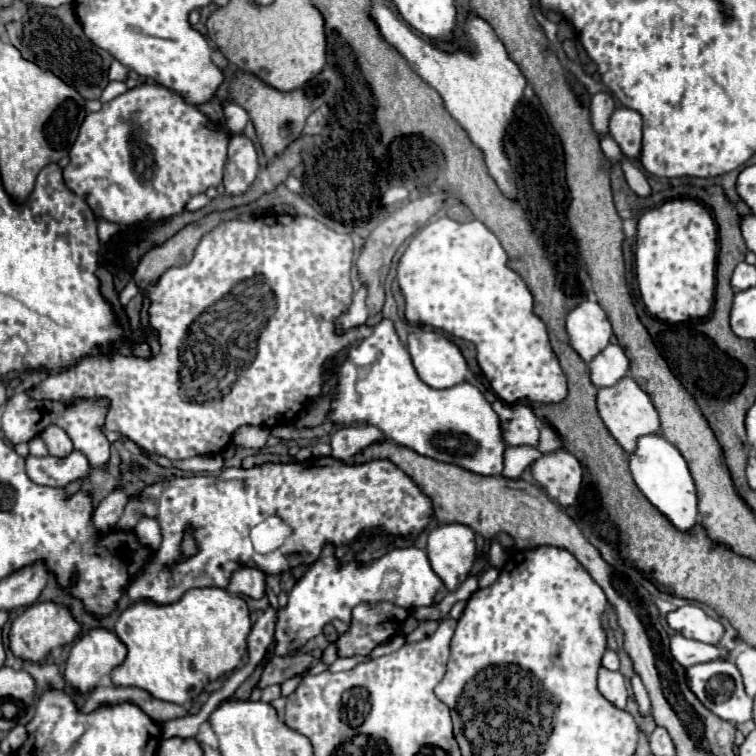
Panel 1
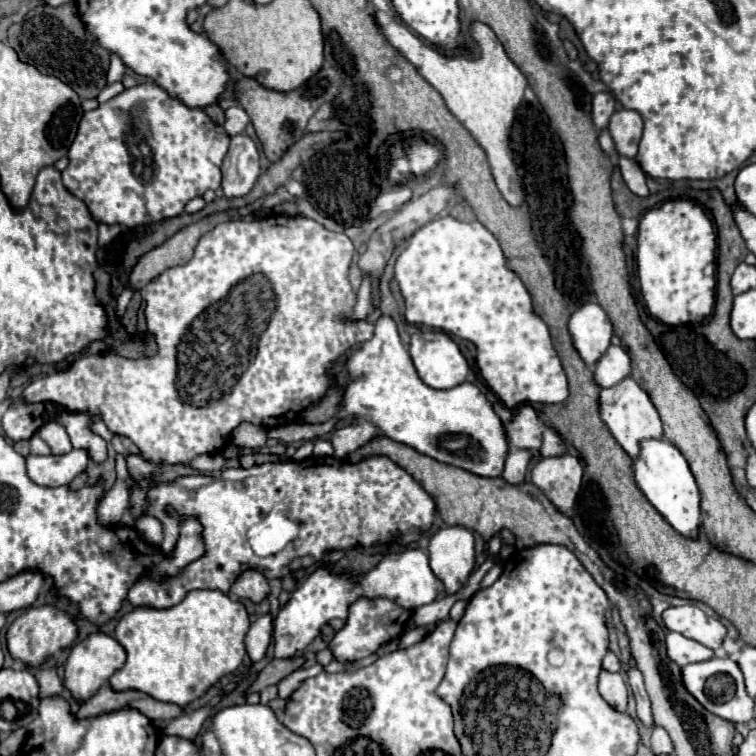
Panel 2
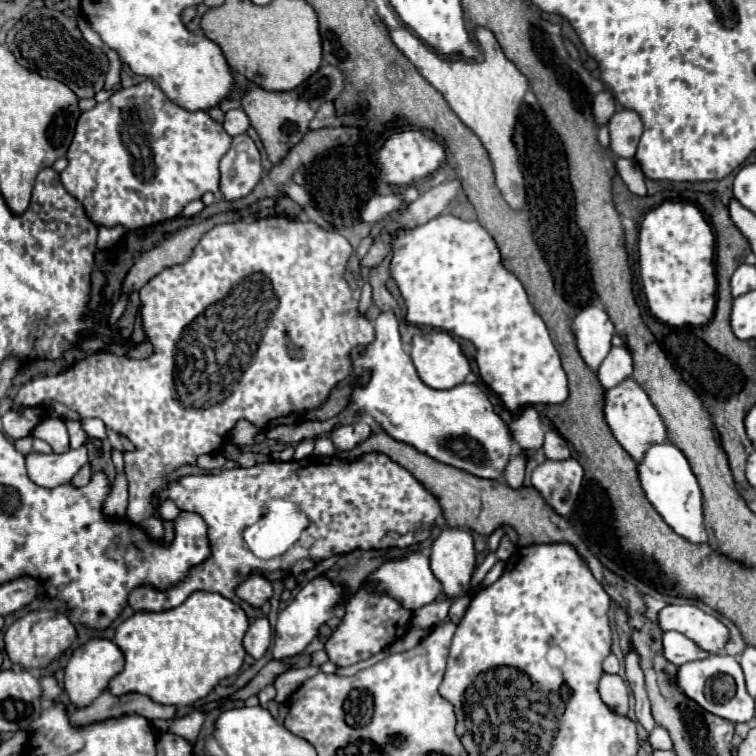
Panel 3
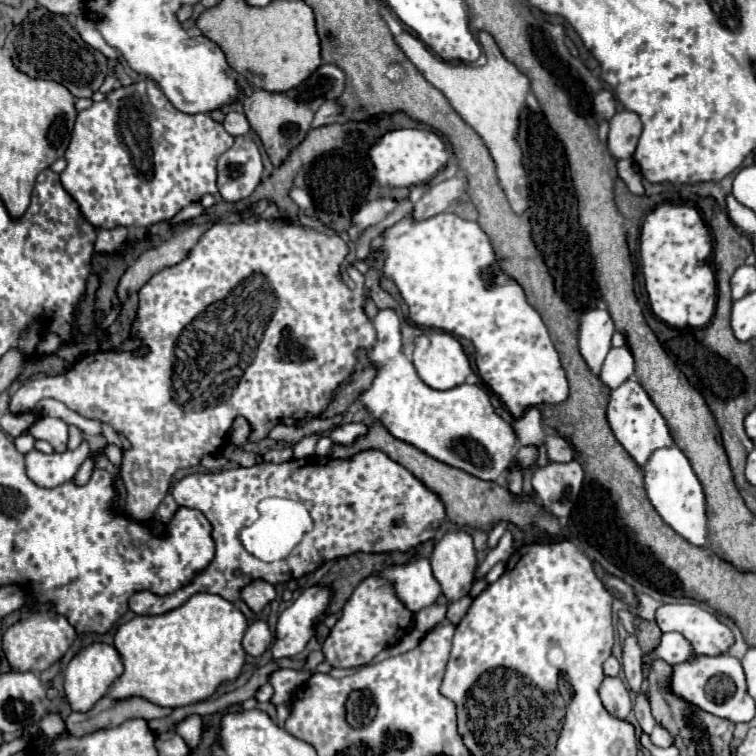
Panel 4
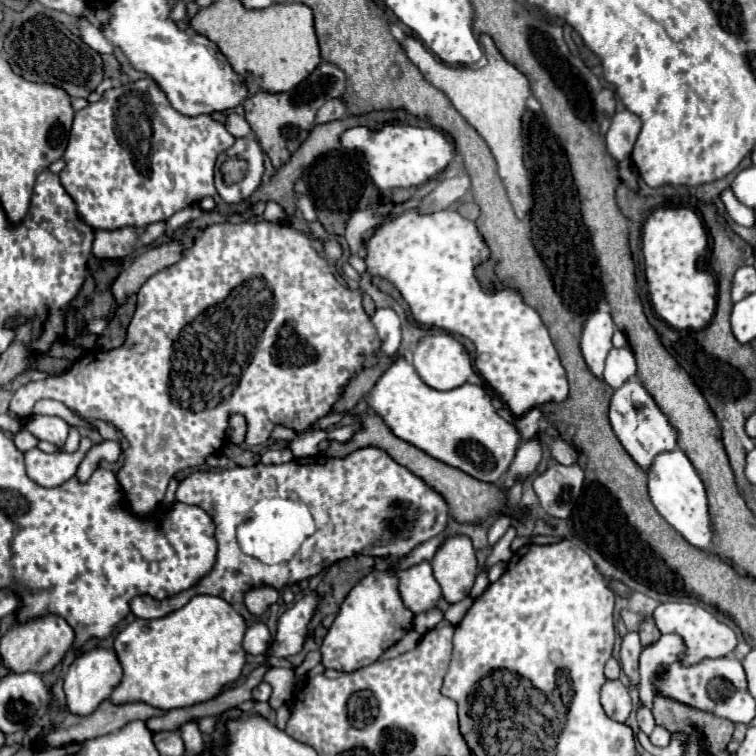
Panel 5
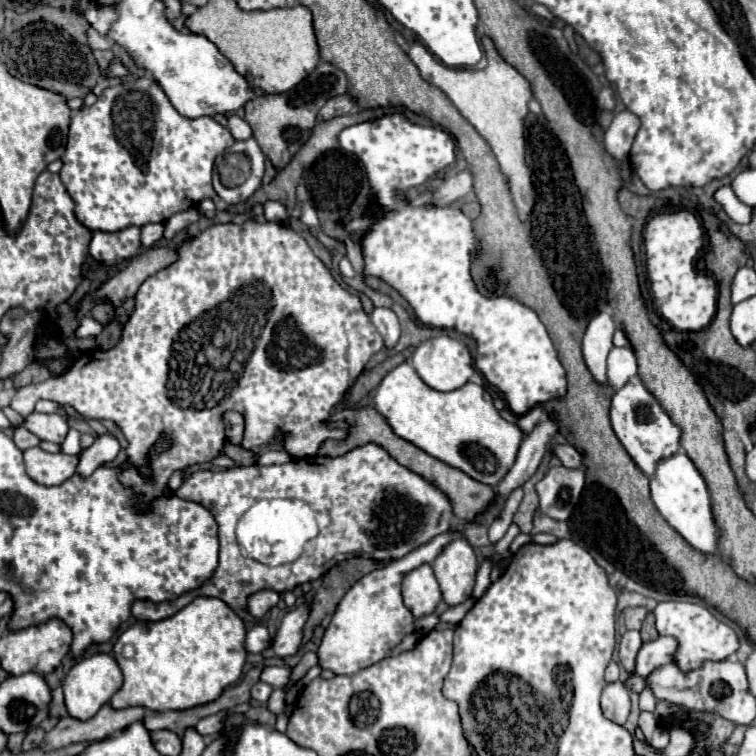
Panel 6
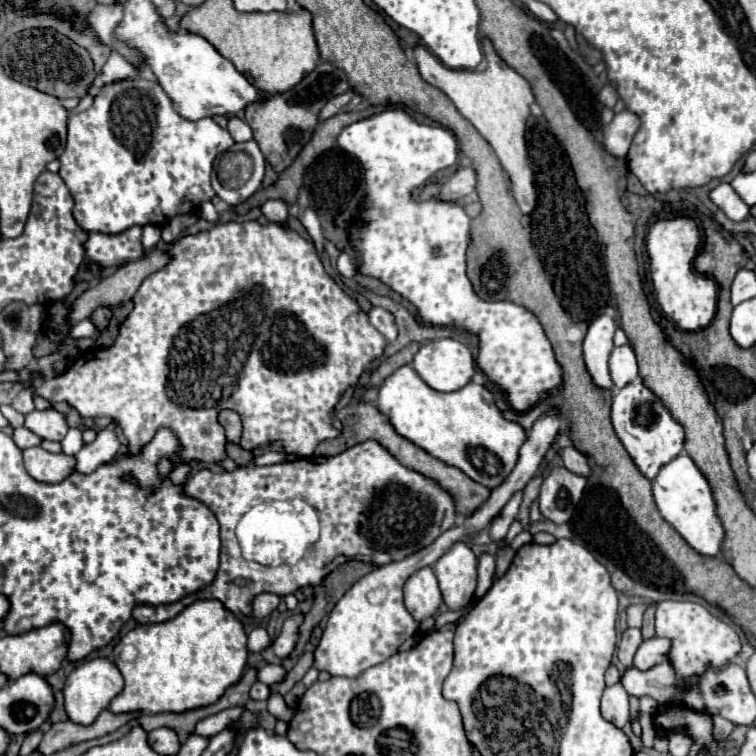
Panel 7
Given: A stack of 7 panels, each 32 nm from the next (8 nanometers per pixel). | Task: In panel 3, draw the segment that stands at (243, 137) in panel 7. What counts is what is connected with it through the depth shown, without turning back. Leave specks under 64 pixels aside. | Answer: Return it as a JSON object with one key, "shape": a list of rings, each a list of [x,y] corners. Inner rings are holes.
{"shape":[[[230,110],[226,112],[226,120],[224,120],[224,130],[230,134],[230,136],[238,136],[238,134],[244,134],[248,130],[250,122],[248,122],[248,116],[244,114],[244,110]]]}

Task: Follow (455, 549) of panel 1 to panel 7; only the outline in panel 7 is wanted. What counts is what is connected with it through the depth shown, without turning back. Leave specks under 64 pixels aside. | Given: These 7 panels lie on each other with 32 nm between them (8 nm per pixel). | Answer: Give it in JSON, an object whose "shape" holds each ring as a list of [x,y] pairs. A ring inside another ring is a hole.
{"shape":[[[454,544],[436,564],[434,574],[444,596],[444,604],[450,610],[466,608],[476,592],[476,568],[478,560],[474,552],[464,544]]]}

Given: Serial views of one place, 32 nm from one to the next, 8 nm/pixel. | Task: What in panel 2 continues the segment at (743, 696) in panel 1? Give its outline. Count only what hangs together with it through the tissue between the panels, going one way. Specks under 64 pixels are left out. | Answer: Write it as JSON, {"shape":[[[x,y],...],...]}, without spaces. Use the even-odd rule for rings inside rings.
{"shape":[[[714,656],[712,660],[682,666],[682,684],[688,690],[688,694],[692,694],[708,712],[728,722],[736,724],[754,718],[754,698],[748,696],[740,666],[730,656]]]}

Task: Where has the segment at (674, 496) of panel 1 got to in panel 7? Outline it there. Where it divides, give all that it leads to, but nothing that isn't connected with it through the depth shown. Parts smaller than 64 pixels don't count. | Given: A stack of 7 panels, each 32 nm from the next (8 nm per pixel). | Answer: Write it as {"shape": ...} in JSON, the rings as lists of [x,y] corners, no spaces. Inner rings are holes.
{"shape":[[[682,452],[670,464],[662,466],[660,474],[652,480],[652,492],[656,506],[664,520],[668,520],[678,534],[702,556],[720,556],[724,548],[724,528],[716,512],[712,488],[694,460]]]}

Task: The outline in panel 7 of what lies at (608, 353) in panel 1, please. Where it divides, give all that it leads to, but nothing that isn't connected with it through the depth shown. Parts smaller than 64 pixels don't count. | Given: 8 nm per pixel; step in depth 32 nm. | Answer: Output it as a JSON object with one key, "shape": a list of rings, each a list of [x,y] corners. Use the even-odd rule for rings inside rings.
{"shape":[[[628,344],[612,350],[612,354],[610,354],[610,376],[612,376],[616,390],[624,388],[626,384],[630,384],[632,380],[638,378],[636,358],[634,358],[634,352]]]}

